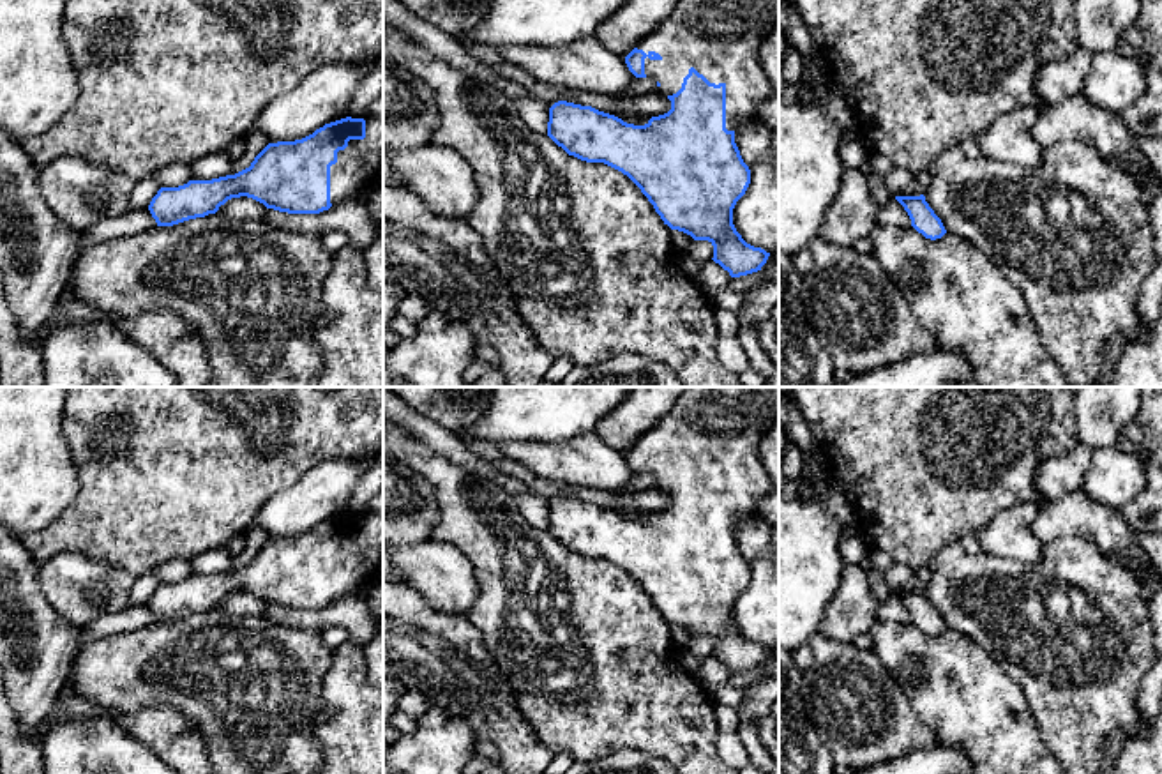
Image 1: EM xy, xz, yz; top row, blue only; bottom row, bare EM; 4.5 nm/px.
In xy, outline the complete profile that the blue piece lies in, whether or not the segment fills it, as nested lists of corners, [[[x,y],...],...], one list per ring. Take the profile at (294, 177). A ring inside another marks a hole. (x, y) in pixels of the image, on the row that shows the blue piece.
[[[341,118],[295,141],[268,143],[249,168],[212,180],[189,180],[178,187],[161,187],[148,210],[157,226],[173,226],[215,214],[231,198],[247,196],[267,209],[288,214],[320,214],[332,205],[376,186],[383,156],[383,118]]]

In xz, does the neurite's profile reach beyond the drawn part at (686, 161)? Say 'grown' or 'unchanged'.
grown

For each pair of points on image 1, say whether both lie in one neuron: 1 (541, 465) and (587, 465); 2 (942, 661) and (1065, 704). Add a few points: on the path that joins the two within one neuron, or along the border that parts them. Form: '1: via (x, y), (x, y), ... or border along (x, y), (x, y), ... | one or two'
1: via (551, 465), (576, 465) | one
2: border along (995, 660), (1023, 690), (1039, 728) | two

